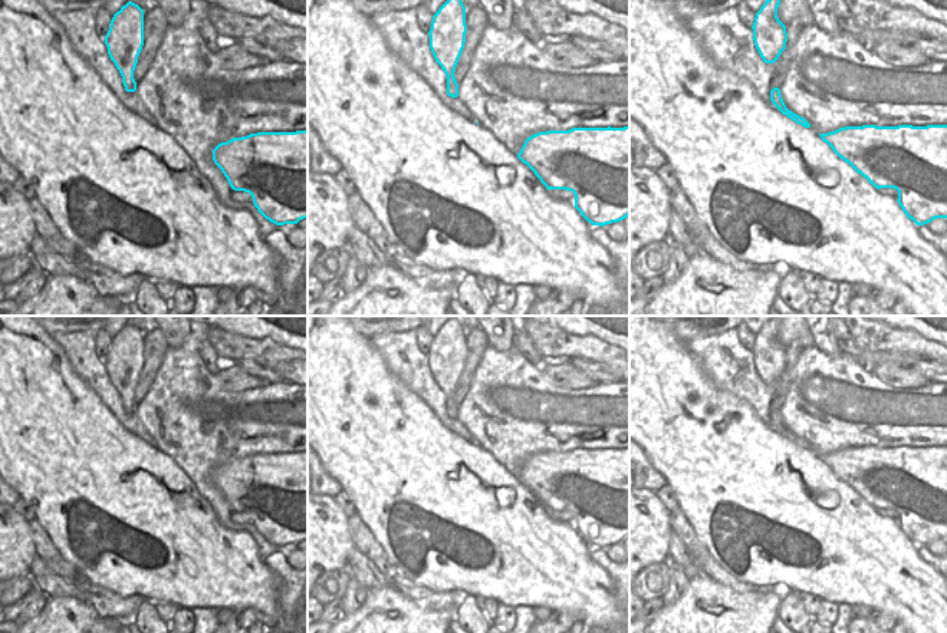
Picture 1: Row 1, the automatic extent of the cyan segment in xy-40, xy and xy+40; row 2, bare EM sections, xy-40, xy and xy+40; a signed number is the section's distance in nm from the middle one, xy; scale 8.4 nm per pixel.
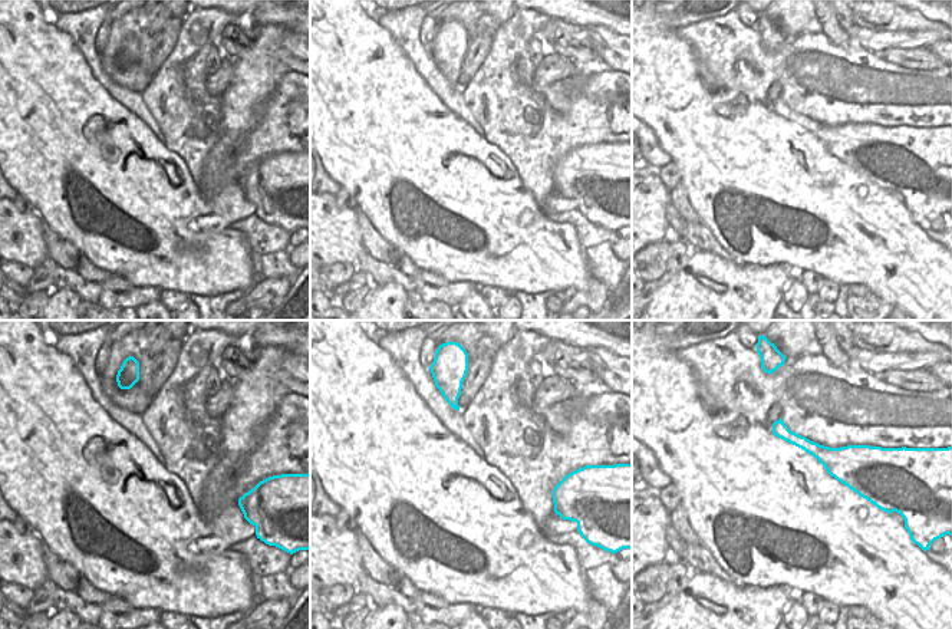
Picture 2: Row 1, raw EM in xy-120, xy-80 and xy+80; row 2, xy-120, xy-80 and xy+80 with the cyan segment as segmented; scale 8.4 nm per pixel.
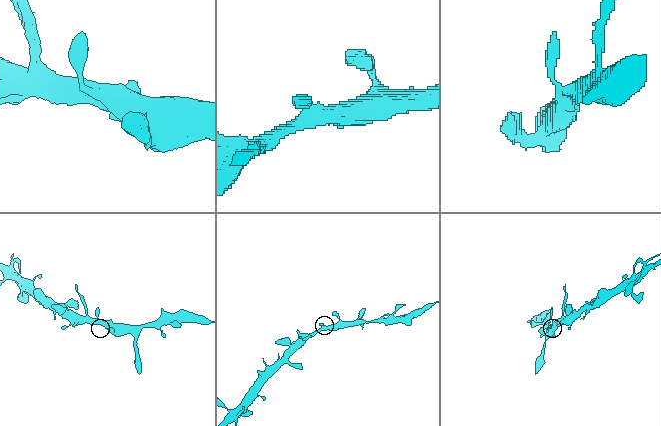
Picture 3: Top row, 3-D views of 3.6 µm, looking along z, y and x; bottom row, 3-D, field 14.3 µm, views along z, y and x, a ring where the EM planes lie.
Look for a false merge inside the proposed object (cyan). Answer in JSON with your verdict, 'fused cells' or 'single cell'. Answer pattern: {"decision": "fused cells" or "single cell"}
{"decision": "single cell"}

